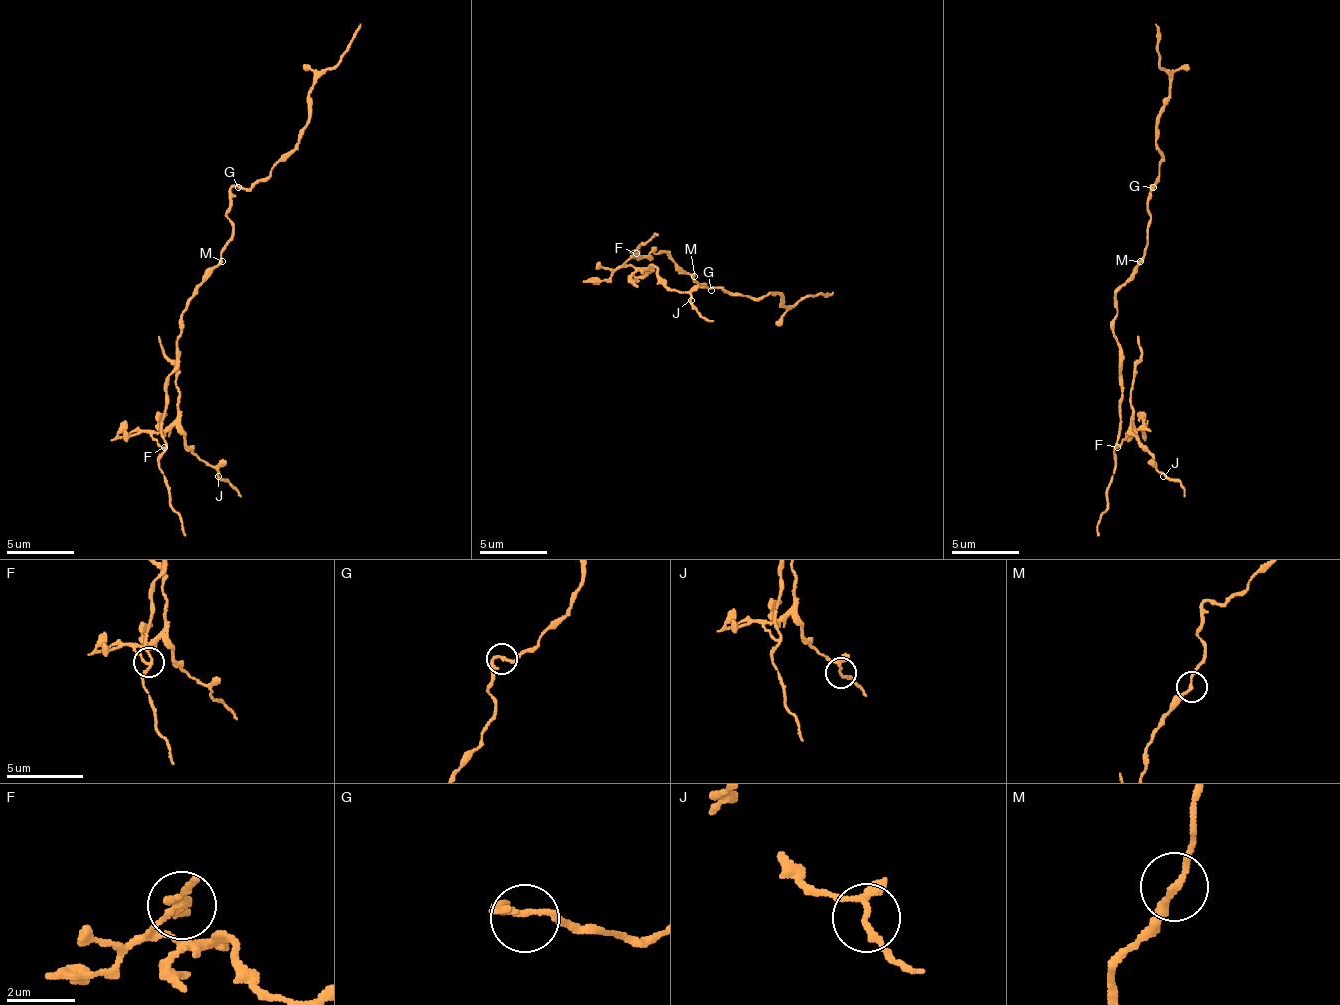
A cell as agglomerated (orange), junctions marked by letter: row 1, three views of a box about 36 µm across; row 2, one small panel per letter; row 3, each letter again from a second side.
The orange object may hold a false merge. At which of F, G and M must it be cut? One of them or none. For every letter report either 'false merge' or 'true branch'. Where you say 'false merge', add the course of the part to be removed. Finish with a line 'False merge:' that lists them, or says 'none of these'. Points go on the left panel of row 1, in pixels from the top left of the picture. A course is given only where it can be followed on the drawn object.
F: false merge | (164, 446), (158, 436), (178, 429), (195, 452), (242, 496)
G: true branch
M: true branch
False merge: F

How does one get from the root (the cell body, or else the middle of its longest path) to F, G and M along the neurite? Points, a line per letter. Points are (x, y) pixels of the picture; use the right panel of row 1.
F: (1133, 274), (1116, 295), (1113, 321), (1123, 379), (1116, 446)
G: (1133, 274), (1133, 268), (1143, 258), (1146, 244), (1146, 224), (1150, 221), (1146, 197), (1153, 187)
M: (1133, 274), (1140, 261)

